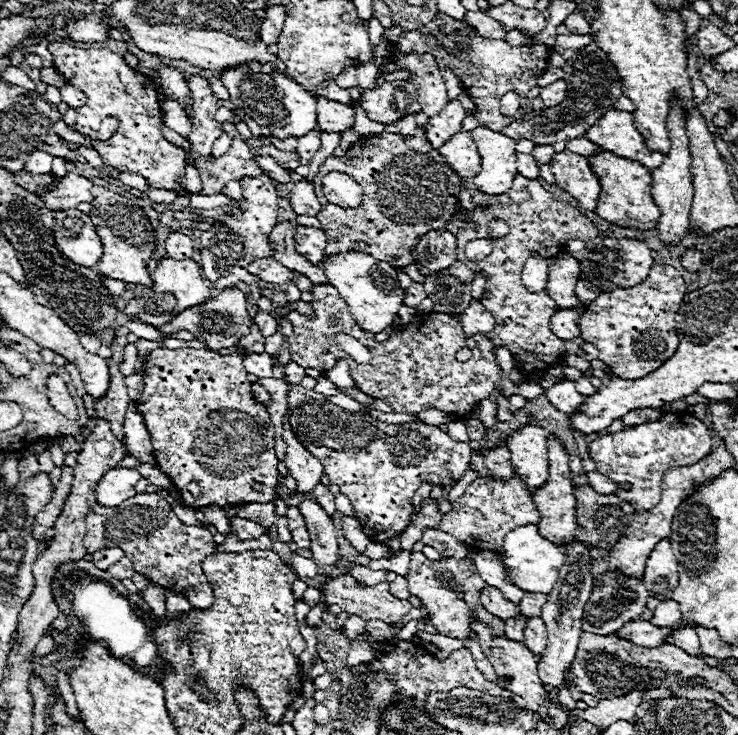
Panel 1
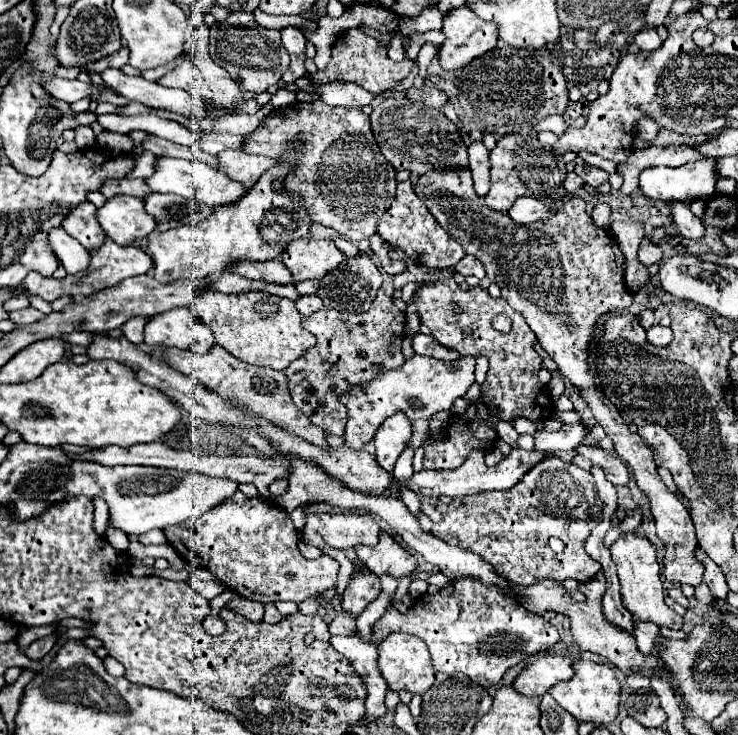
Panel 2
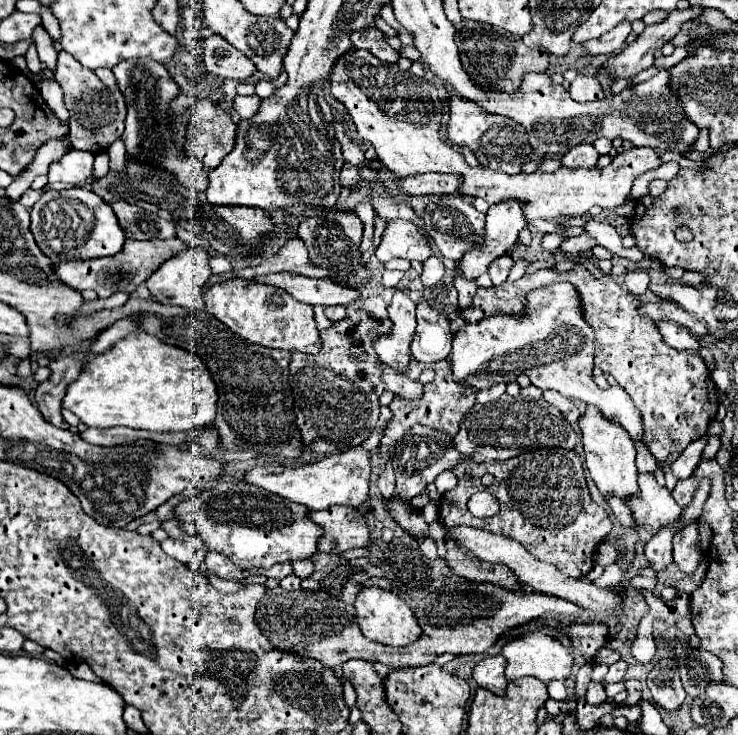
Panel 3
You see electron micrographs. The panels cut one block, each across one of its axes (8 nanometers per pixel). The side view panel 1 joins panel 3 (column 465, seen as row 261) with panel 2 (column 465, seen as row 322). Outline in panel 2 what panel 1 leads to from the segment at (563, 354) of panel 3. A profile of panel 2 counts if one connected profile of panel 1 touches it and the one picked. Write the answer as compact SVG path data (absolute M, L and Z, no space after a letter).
M412 356L400 368L388 370L368 382L350 386L338 400L346 406L348 422L344 430L344 444L352 450L362 450L378 432L380 424L396 414L404 412L412 422L420 418L432 418L436 412L448 412L456 398L464 396L474 384L474 358L462 356L456 362L444 362L430 356Z

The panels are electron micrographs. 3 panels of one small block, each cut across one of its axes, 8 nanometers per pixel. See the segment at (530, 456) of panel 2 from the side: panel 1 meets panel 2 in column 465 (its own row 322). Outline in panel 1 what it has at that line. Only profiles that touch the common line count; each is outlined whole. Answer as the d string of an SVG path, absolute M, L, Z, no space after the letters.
M474 300L462 314L460 314L460 322L466 330L466 334L476 334L476 332L490 332L494 330L496 322L494 322L494 316L478 302Z

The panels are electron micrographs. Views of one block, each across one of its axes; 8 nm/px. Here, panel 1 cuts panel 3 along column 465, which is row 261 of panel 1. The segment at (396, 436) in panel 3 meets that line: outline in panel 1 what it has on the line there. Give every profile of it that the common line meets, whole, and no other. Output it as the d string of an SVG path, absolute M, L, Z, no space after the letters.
M418 128L418 132L408 138L390 132L360 138L348 148L346 156L326 158L316 180L320 182L322 176L332 170L350 174L362 186L364 200L358 208L346 210L328 202L319 186L314 189L322 204L316 218L328 234L326 256L354 250L372 254L394 268L404 268L414 262L412 248L420 236L430 230L446 230L446 224L456 218L454 210L460 204L460 178L438 150L430 146L424 128Z

